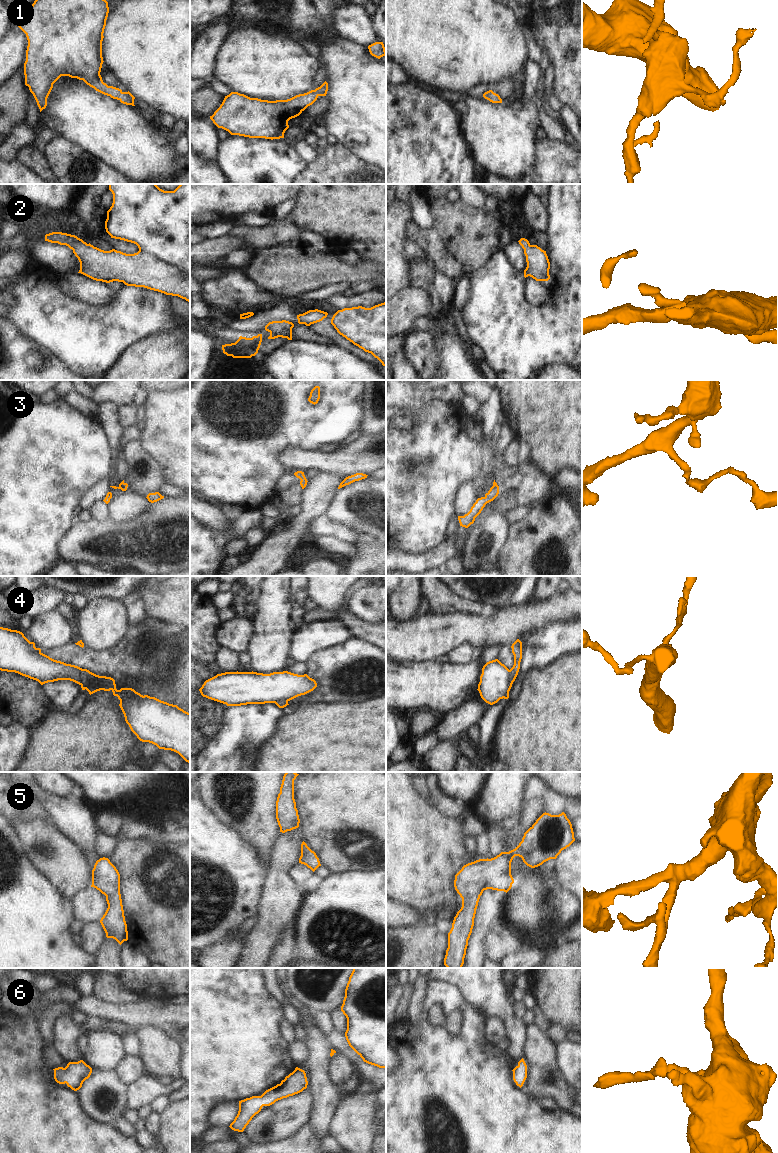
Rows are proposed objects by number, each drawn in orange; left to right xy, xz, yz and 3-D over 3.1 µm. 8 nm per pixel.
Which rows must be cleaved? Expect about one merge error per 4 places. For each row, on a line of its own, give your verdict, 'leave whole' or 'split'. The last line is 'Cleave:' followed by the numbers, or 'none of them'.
1: leave whole
2: leave whole
3: leave whole
4: split
5: leave whole
6: leave whole
Cleave: 4

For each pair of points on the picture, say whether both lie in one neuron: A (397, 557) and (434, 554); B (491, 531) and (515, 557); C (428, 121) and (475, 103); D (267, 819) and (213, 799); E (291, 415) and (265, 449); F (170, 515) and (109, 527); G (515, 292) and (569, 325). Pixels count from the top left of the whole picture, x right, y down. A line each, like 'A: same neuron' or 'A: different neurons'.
A: same neuron
B: different neurons
C: different neurons
D: same neuron
E: same neuron
F: same neuron
G: same neuron

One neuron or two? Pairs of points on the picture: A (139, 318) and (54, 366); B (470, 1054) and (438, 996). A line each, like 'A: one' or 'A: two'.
A: two
B: one

